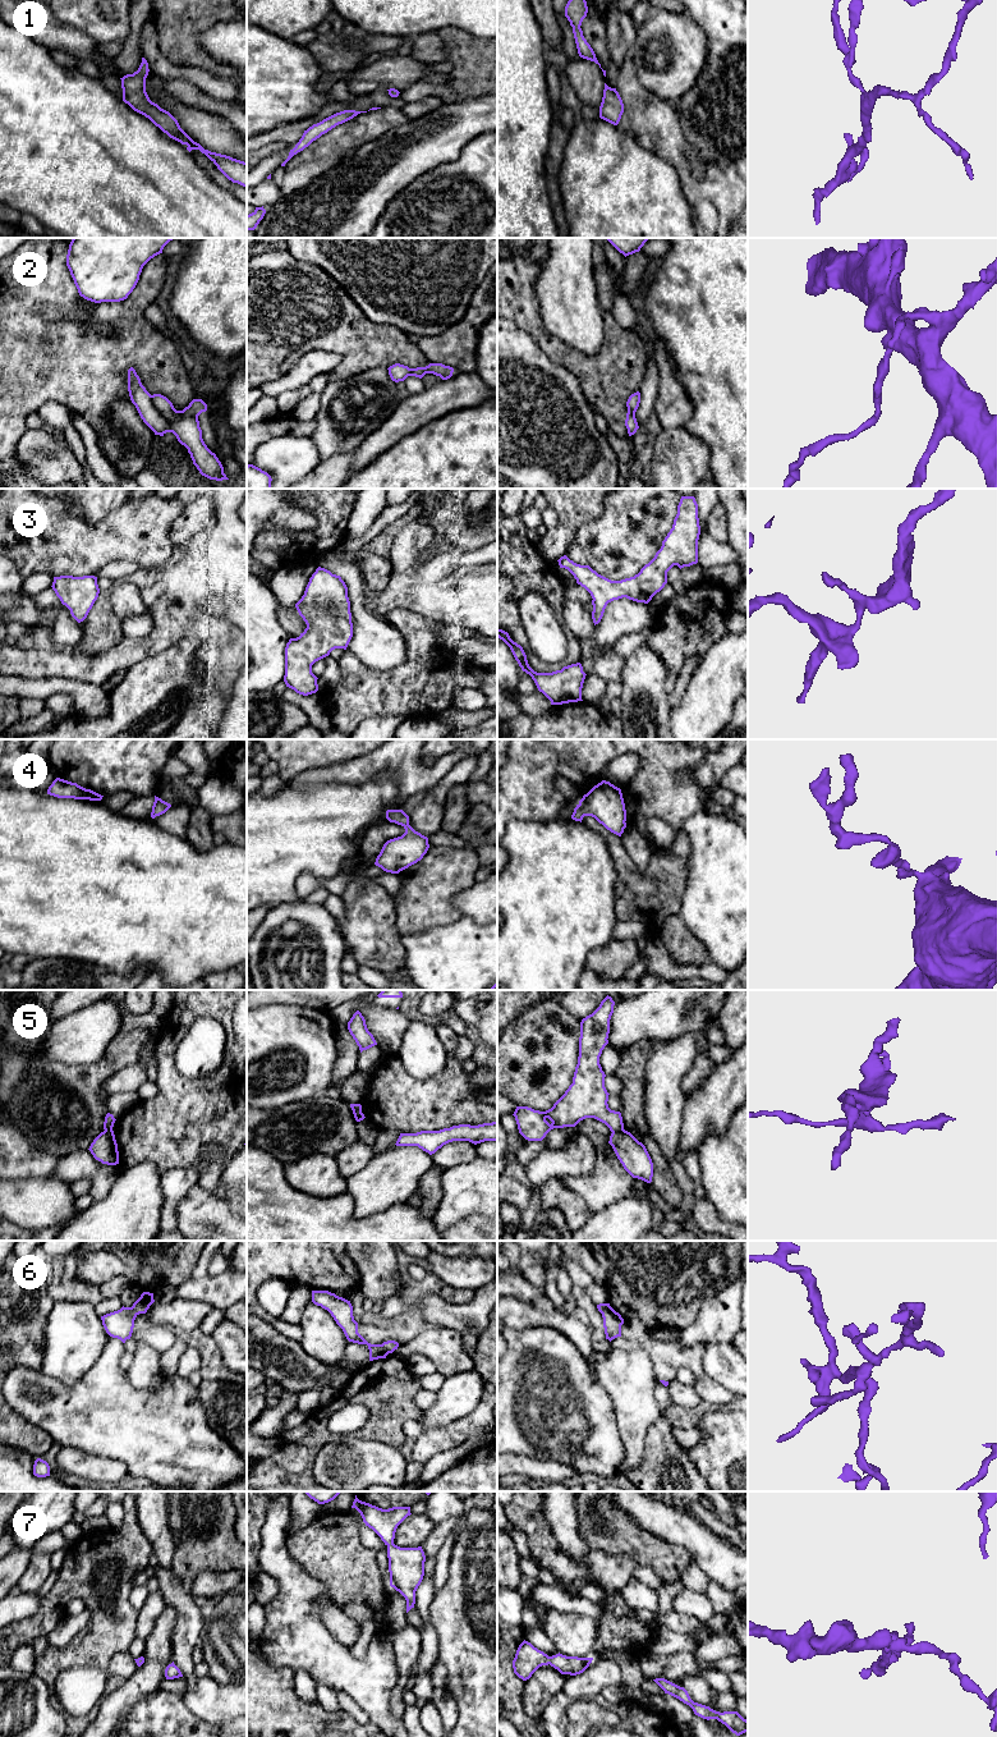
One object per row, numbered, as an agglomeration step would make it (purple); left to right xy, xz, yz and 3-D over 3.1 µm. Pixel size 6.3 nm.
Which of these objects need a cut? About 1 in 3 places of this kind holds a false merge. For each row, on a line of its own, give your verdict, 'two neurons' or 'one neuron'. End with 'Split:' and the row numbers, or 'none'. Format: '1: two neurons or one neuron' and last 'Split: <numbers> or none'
1: one neuron
2: one neuron
3: one neuron
4: one neuron
5: two neurons
6: two neurons
7: one neuron
Split: 5, 6

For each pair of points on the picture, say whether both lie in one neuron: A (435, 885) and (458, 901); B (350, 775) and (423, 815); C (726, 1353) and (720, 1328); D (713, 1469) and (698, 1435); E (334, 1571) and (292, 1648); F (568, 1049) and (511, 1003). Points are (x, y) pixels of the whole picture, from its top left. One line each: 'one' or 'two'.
A: two
B: two
C: two
D: two
E: two
F: two

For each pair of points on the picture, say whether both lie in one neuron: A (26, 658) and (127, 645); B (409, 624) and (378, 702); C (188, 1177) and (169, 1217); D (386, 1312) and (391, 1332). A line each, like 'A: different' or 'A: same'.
A: same
B: same
C: same
D: different

